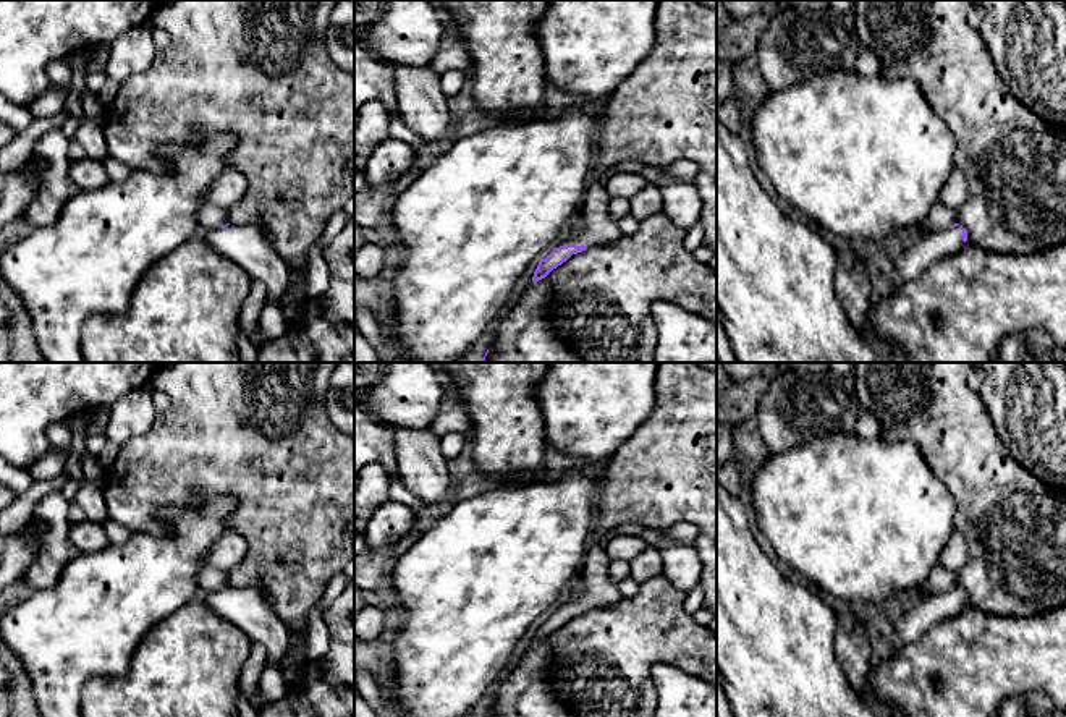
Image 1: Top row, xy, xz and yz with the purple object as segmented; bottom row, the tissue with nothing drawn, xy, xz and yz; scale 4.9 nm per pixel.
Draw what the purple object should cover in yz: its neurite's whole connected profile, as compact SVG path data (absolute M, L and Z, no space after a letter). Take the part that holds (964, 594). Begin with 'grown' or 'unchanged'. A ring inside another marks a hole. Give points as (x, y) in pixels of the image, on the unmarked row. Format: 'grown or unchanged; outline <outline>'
grown; outline M927 584L906 599L907 607L893 625L893 654L924 636L933 625L958 615L967 604L967 592L954 586L948 592L933 592Z

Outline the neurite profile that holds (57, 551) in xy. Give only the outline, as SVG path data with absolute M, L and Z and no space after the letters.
M61 492L40 499L34 518L45 526L45 534L36 560L23 575L29 592L53 586L63 568L81 554L70 539L70 502Z

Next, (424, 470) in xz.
M391 426L398 474L404 486L424 503L440 503L450 486L448 460L442 453L442 439L430 431L414 431Z

